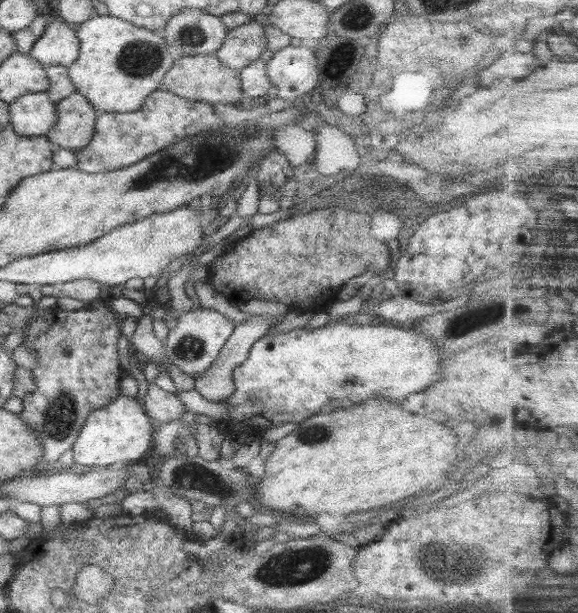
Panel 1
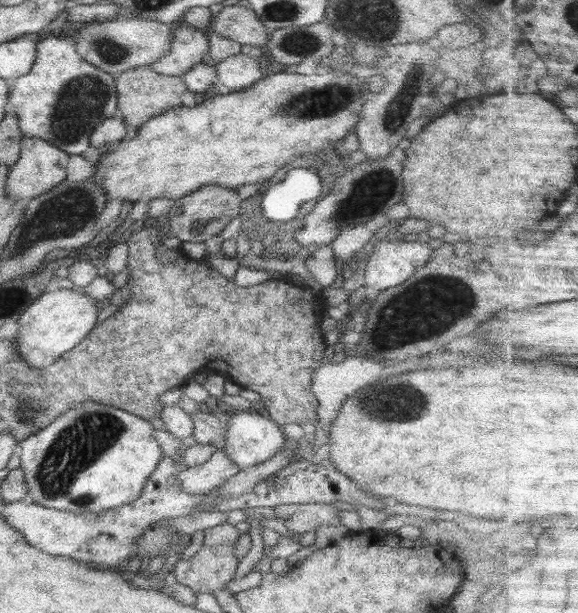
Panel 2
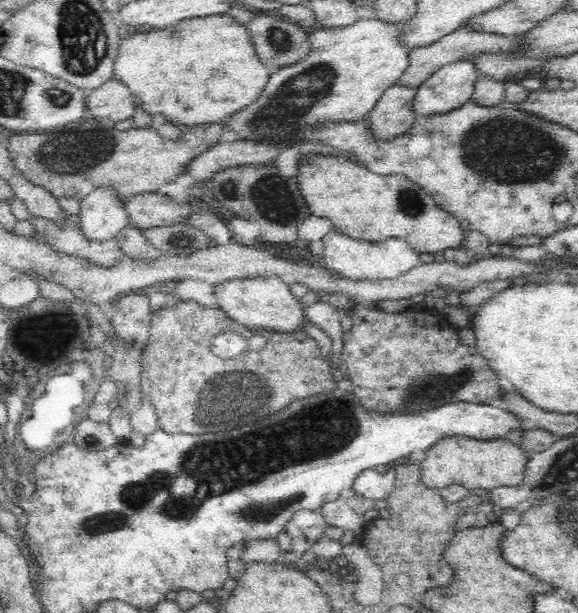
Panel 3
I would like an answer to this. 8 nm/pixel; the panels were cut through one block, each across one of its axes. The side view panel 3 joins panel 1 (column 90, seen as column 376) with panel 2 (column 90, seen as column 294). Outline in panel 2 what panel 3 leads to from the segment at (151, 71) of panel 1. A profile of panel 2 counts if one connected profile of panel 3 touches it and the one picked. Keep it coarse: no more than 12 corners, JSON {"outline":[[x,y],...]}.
{"outline":[[66,37],[36,41],[30,72],[9,81],[24,137],[91,152],[120,119],[115,77]]}

